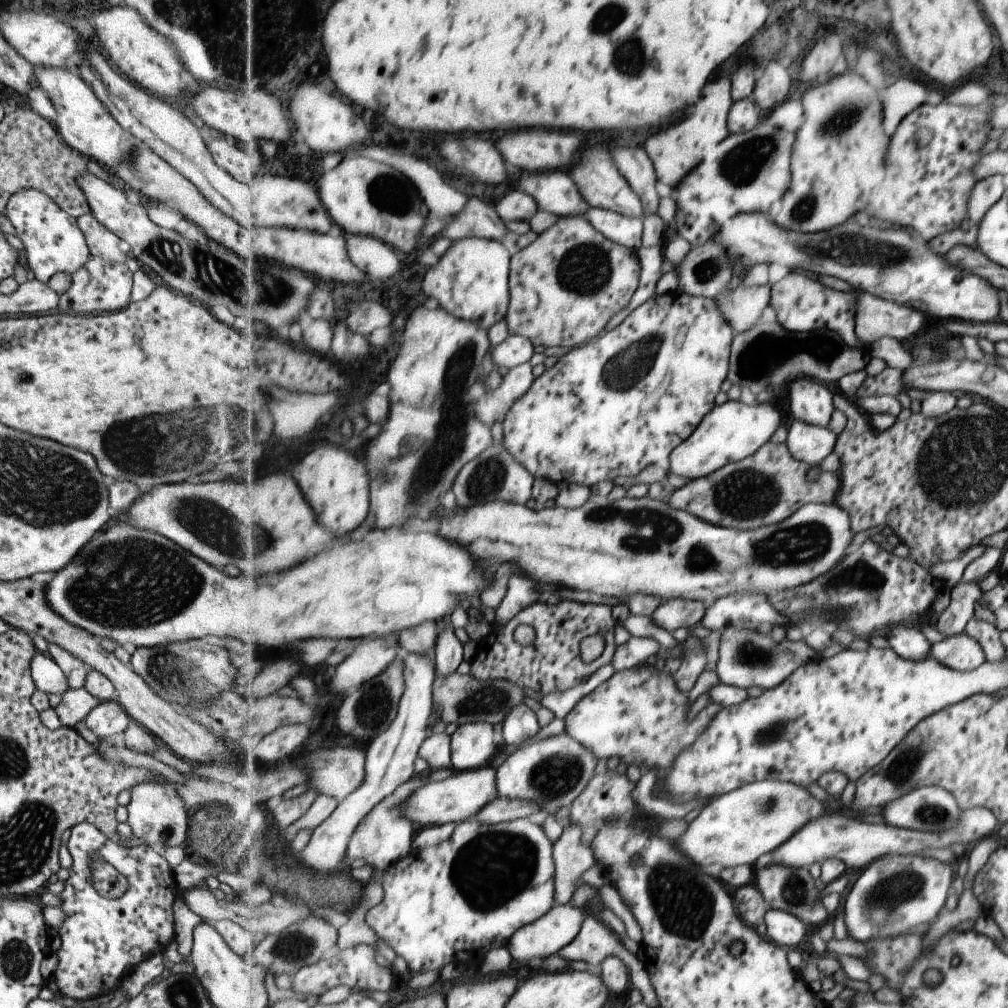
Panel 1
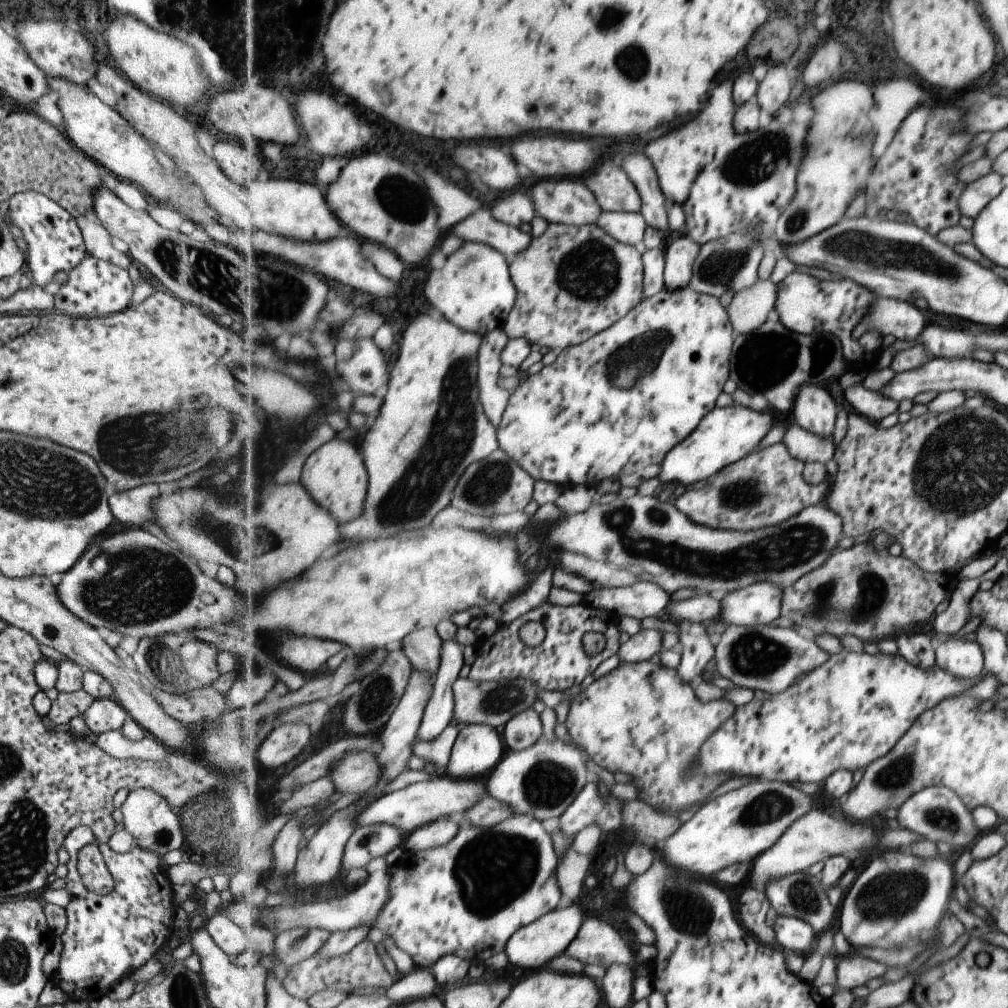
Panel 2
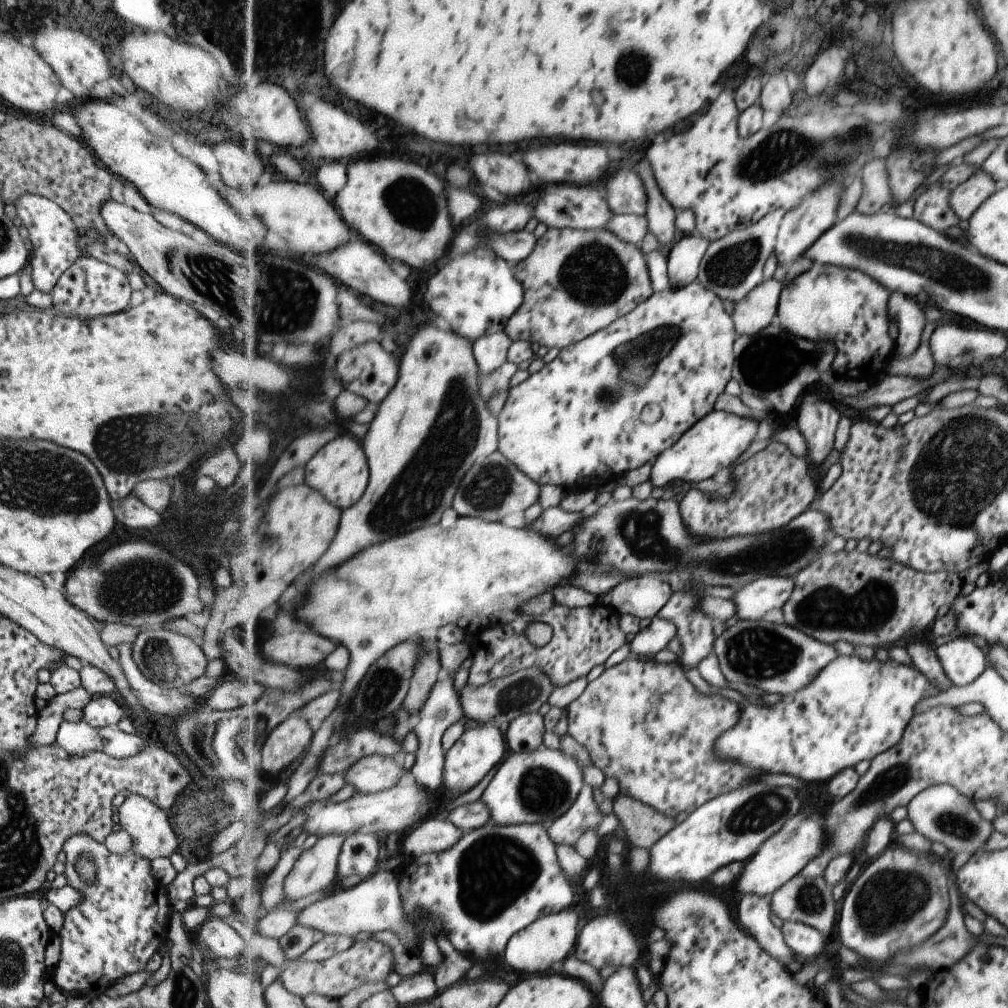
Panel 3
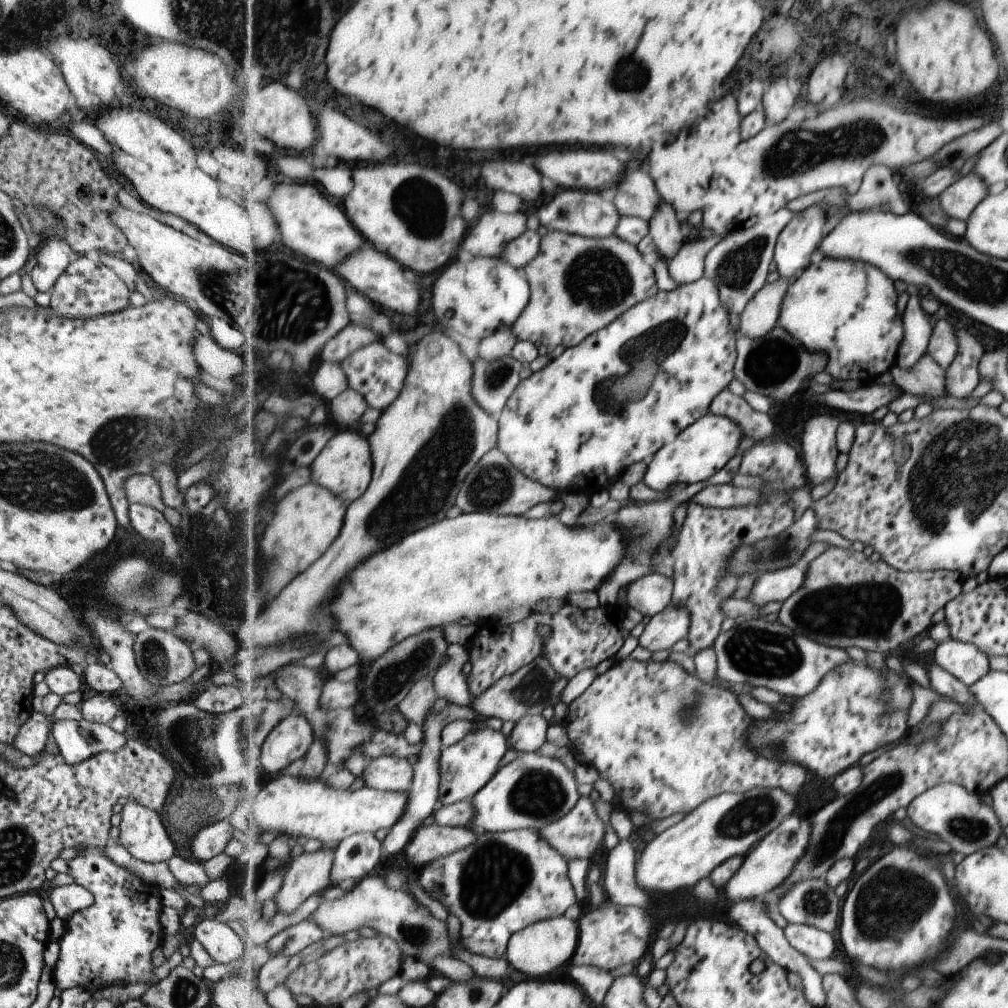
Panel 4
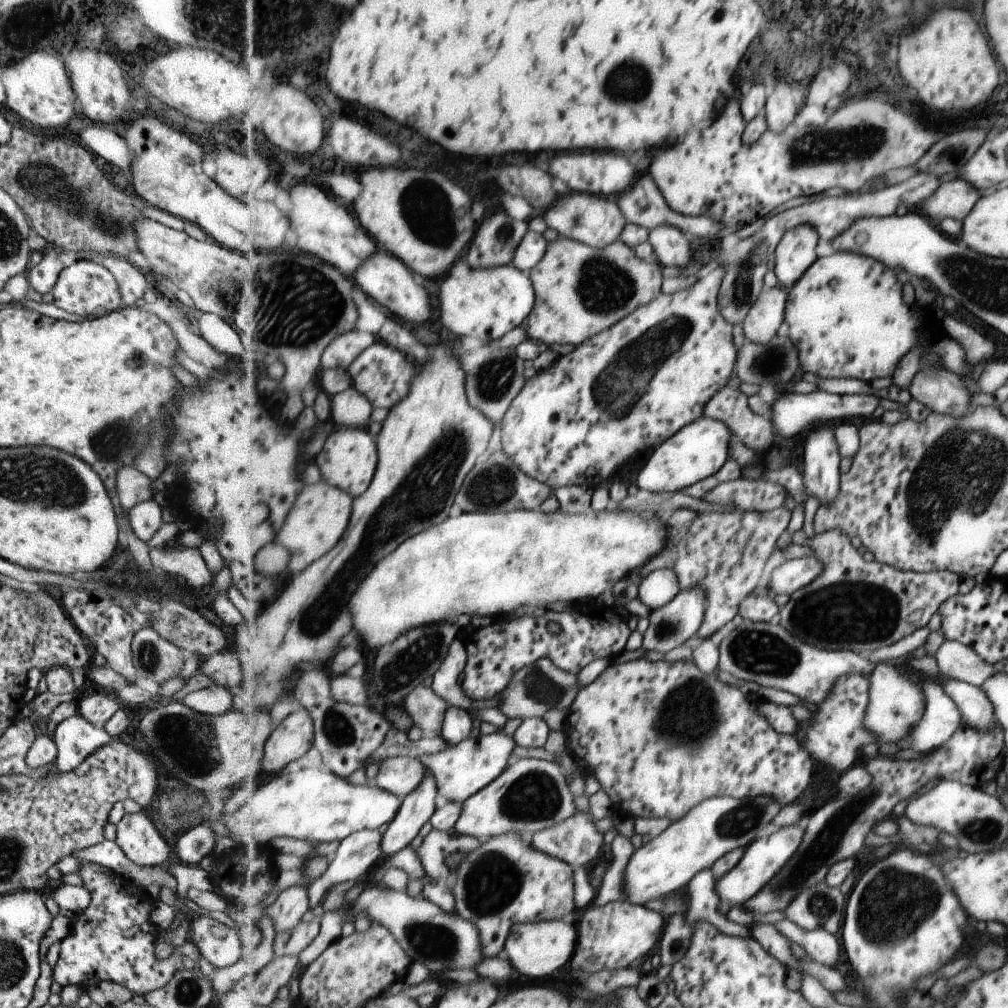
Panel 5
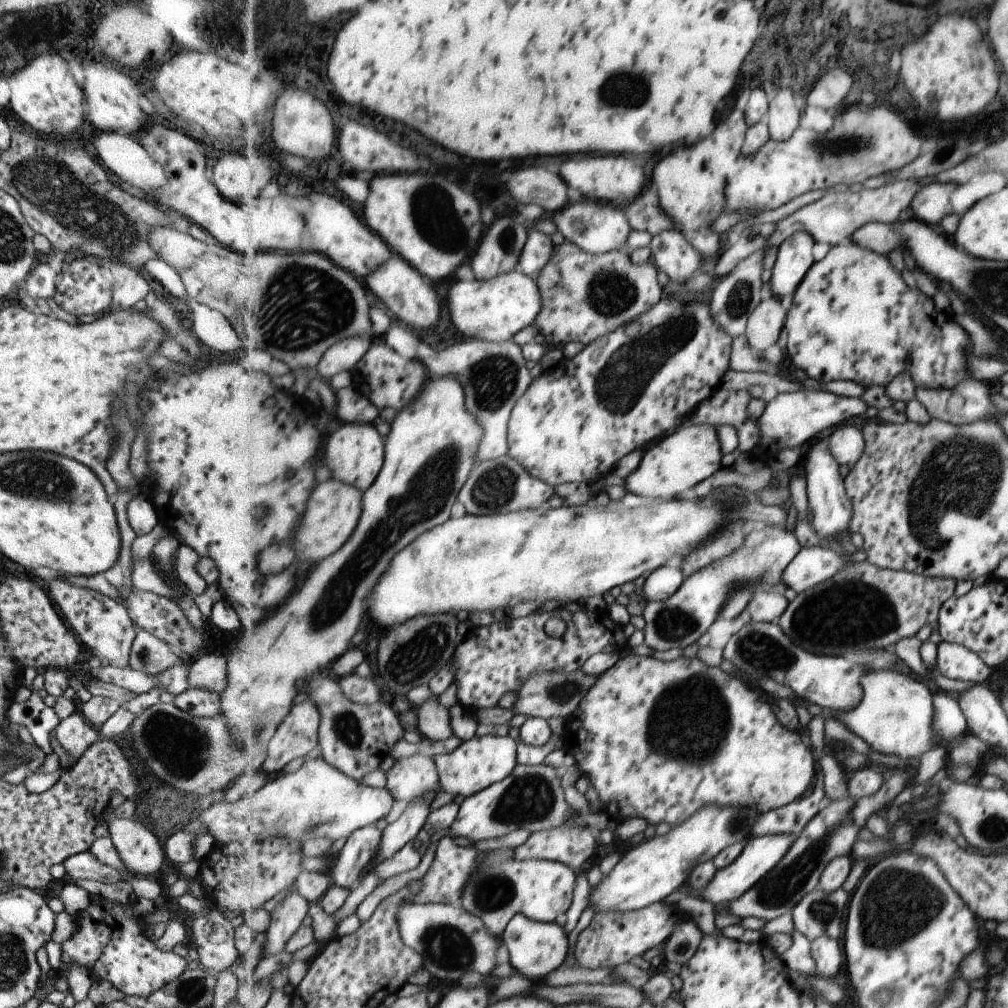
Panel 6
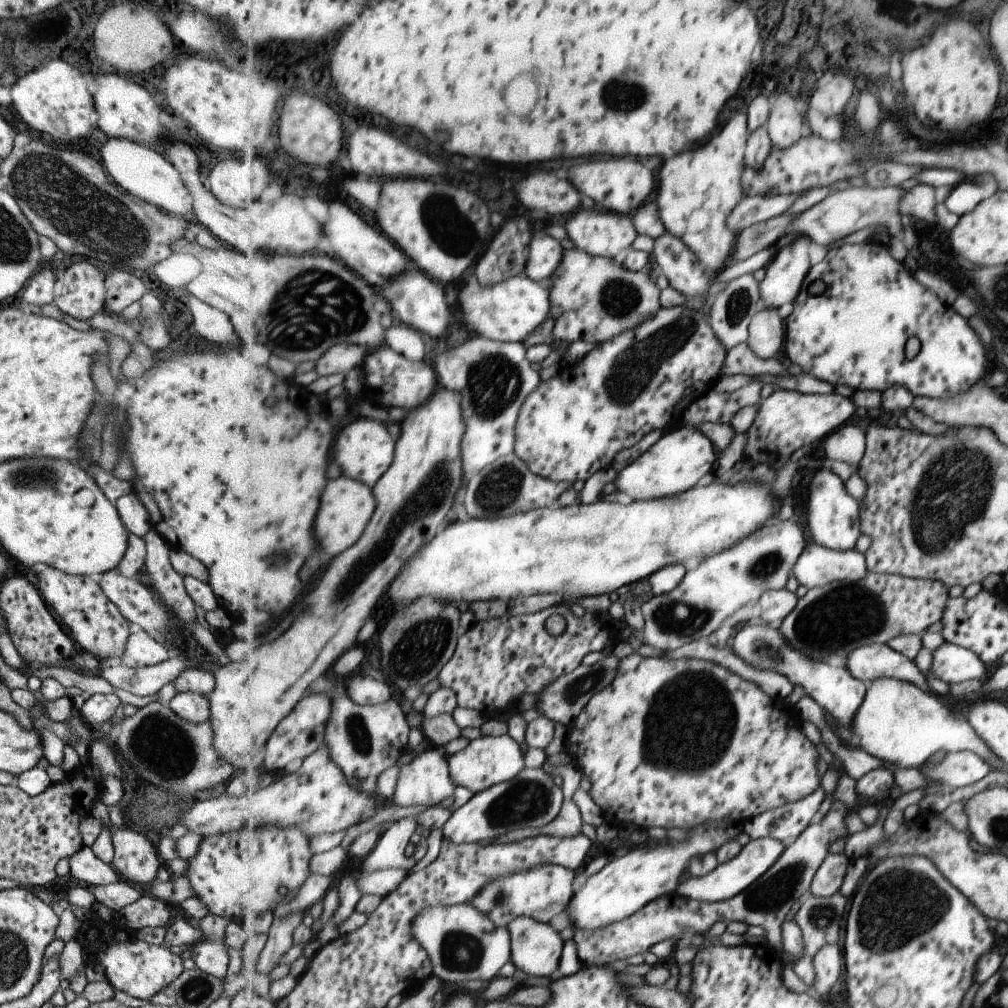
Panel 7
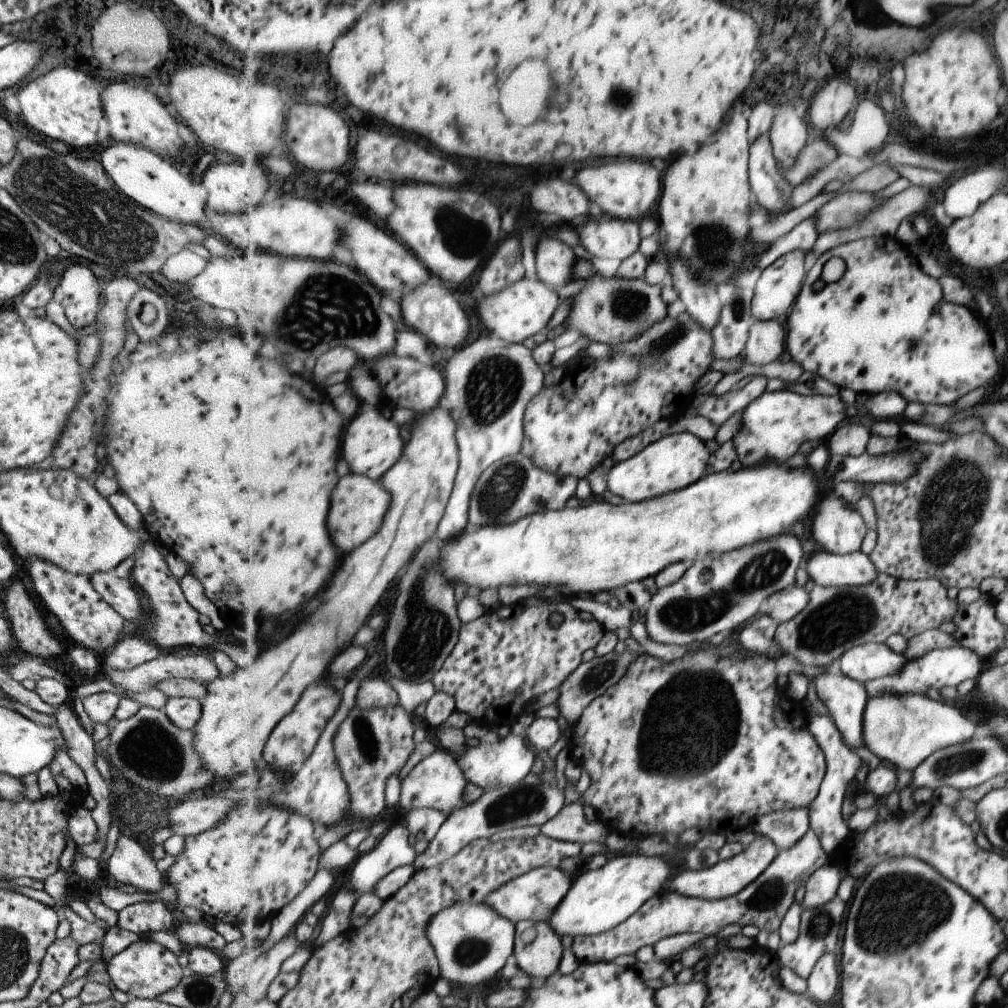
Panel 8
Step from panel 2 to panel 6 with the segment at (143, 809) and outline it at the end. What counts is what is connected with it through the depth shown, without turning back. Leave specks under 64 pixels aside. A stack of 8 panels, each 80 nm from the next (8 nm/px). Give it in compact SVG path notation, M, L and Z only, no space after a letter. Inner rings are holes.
M106 809L101 820L107 824L109 838L123 862L125 870L133 877L146 878L159 871L163 862L162 843L141 822L127 819L110 819Z

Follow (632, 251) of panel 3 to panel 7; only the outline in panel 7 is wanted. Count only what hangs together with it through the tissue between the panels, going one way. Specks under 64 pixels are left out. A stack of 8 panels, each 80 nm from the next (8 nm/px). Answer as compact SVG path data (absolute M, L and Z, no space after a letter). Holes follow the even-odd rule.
M574 246L564 250L561 264L550 276L555 319L552 337L555 345L586 341L599 345L640 327L661 312L661 290L653 281L651 266L640 271L629 270L611 257L589 254Z

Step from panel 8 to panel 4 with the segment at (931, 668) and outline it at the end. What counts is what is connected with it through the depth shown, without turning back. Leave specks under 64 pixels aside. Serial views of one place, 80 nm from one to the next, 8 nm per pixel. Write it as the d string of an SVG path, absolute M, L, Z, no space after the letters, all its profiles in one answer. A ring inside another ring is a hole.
M951 638L937 645L933 651L933 660L965 687L975 683L989 670L984 652L974 644Z

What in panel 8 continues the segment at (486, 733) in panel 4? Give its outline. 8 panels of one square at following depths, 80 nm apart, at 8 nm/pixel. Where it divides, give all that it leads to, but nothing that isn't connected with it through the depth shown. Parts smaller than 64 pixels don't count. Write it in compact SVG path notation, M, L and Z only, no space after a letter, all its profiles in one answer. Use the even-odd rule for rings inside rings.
M526 731L522 737L508 734L497 741L479 742L478 745L469 747L457 760L468 782L487 791L520 783L532 771L535 755L534 748L527 740Z

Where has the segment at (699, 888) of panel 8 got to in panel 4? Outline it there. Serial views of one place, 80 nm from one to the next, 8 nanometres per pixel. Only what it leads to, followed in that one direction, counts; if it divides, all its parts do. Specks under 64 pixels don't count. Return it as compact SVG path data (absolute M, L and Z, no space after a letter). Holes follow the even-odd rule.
M793 813L775 831L770 832L747 856L737 874L725 887L725 894L731 900L762 899L784 885L796 869L797 863L806 854L812 839L813 822L811 818L801 818Z

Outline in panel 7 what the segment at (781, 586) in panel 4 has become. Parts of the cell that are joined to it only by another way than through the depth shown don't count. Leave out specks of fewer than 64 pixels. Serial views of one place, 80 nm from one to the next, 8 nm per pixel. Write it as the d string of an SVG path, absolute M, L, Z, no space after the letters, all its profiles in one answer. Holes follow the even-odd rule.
M812 543L797 560L793 576L799 585L815 589L833 582L857 582L867 576L866 554L857 550L839 551Z

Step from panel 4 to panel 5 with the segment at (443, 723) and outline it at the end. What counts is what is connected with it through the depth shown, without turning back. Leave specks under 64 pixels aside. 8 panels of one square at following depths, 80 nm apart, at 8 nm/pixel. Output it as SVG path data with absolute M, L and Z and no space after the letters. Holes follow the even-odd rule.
M430 771L428 778L412 792L402 798L403 802L395 819L389 824L382 837L382 849L387 856L392 857L418 839L421 828L430 822L438 808L435 808L437 798L437 779Z

